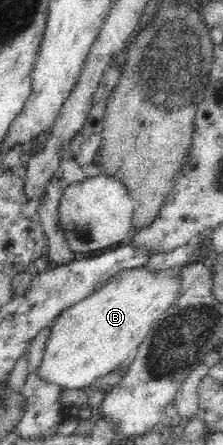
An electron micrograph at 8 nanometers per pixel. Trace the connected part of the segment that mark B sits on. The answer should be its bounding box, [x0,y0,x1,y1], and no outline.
[37,267,181,389]

